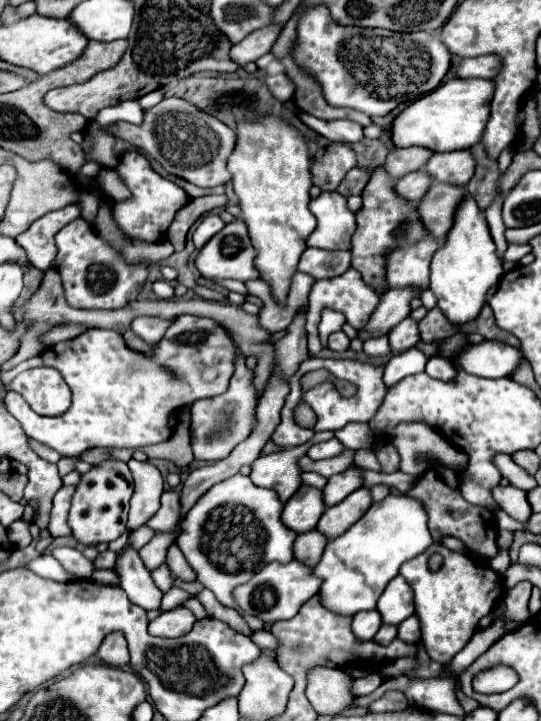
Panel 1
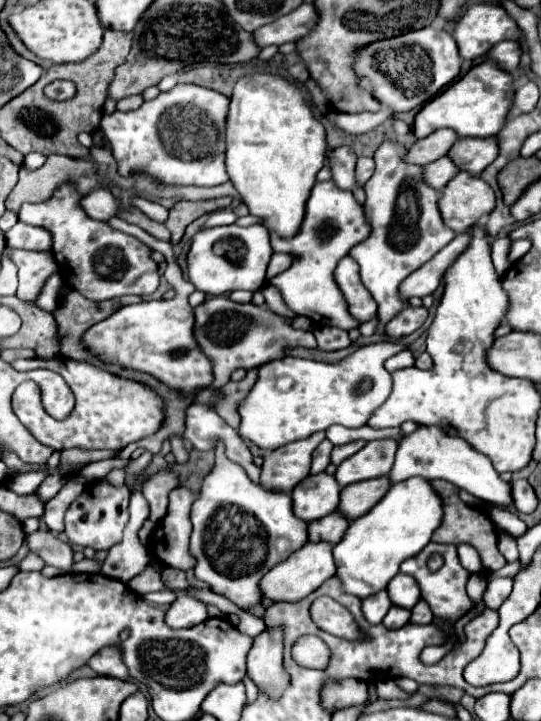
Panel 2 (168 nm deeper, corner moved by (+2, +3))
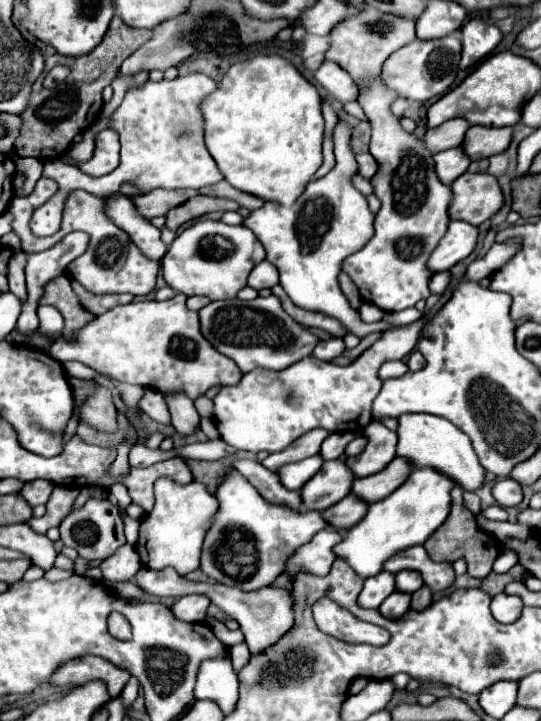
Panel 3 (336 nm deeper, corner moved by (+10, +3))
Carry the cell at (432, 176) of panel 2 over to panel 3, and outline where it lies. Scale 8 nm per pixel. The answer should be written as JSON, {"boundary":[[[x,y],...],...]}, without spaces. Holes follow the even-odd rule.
{"boundary":[[[454,147],[454,149],[446,149],[434,155],[434,163],[436,163],[436,173],[438,177],[450,185],[456,177],[460,177],[462,173],[466,173],[468,165],[470,165],[470,157],[464,153],[462,147]]]}

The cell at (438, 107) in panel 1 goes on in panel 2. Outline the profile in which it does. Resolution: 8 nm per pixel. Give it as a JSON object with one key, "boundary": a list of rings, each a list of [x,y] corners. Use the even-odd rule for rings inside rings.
{"boundary":[[[484,61],[480,65],[474,65],[464,77],[454,81],[434,99],[430,99],[416,113],[412,127],[416,139],[428,137],[436,129],[444,127],[452,129],[458,137],[494,137],[498,133],[498,127],[502,127],[508,117],[516,91],[514,77],[510,73],[502,73],[502,69],[496,67],[498,65],[494,65],[494,61]]]}

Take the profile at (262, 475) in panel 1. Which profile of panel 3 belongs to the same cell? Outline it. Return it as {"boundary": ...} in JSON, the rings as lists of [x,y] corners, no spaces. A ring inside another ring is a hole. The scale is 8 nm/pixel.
{"boundary":[[[314,429],[306,435],[302,435],[294,445],[288,445],[284,451],[278,451],[278,453],[272,453],[268,455],[262,465],[270,471],[278,471],[282,465],[286,463],[296,463],[296,461],[302,461],[306,457],[312,457],[312,455],[318,455],[320,453],[320,445],[322,441],[328,437],[330,433],[326,429]]]}

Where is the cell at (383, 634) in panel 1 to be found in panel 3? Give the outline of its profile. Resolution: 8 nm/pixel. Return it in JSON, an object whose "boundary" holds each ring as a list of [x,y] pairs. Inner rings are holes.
{"boundary":[[[394,591],[392,595],[388,595],[384,599],[384,603],[380,605],[380,613],[384,617],[402,617],[402,613],[406,613],[410,609],[410,599],[412,595],[410,593],[400,593],[400,591]]]}

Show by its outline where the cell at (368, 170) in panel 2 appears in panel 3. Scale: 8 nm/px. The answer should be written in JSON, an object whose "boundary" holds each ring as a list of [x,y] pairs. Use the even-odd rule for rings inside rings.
{"boundary":[[[360,153],[358,155],[358,165],[360,165],[360,175],[366,177],[366,179],[374,177],[376,171],[378,171],[378,163],[370,153]]]}

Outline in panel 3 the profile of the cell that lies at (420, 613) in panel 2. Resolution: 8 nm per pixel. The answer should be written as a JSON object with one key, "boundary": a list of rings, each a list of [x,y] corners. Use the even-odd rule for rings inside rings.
{"boundary":[[[422,585],[414,595],[412,595],[412,609],[426,609],[432,603],[432,591]]]}

